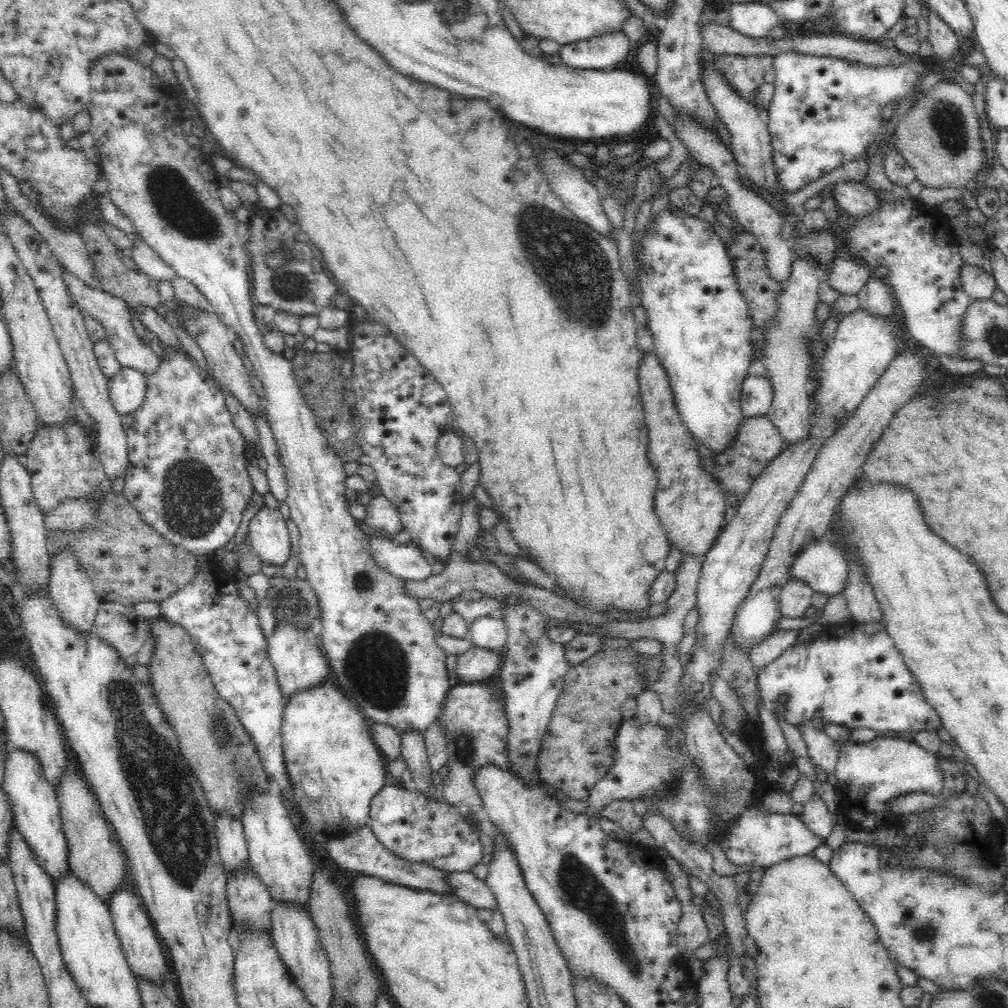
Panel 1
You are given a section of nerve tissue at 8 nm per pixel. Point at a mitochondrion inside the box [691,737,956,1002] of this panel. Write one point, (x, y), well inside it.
(925, 932)

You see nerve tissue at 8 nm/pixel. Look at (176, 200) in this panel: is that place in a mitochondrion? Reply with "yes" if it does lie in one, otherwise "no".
yes

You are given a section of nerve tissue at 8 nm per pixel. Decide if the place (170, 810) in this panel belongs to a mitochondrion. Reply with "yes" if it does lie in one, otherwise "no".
yes

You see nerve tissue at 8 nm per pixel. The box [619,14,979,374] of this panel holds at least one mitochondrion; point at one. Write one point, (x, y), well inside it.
(946, 119)

